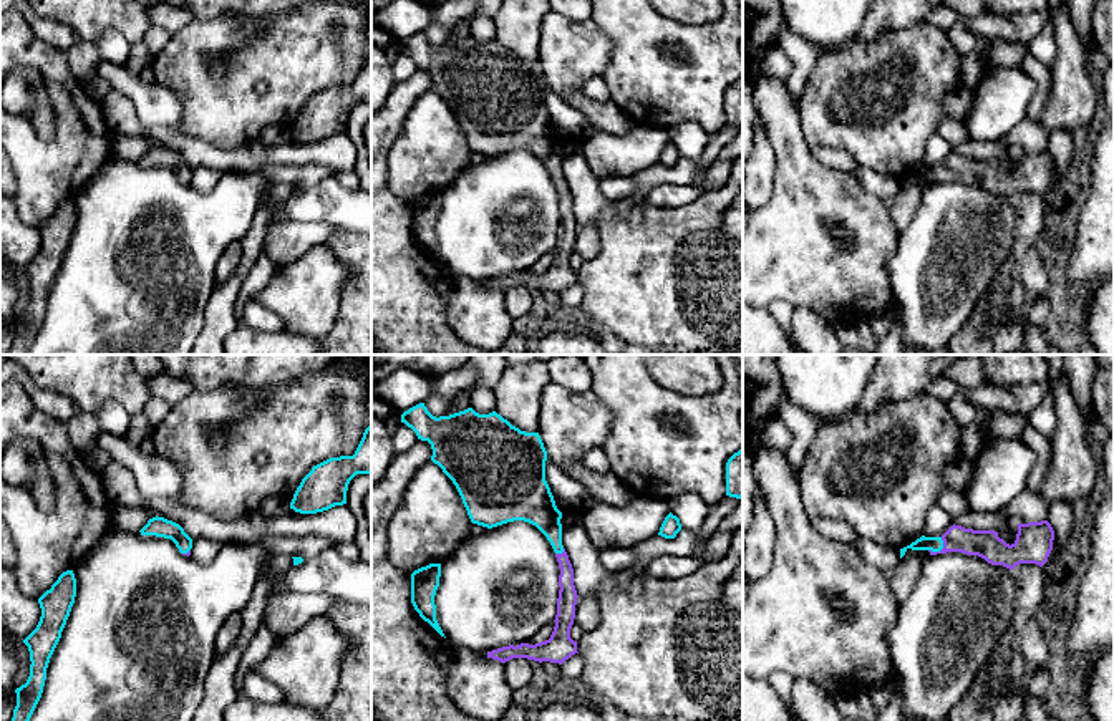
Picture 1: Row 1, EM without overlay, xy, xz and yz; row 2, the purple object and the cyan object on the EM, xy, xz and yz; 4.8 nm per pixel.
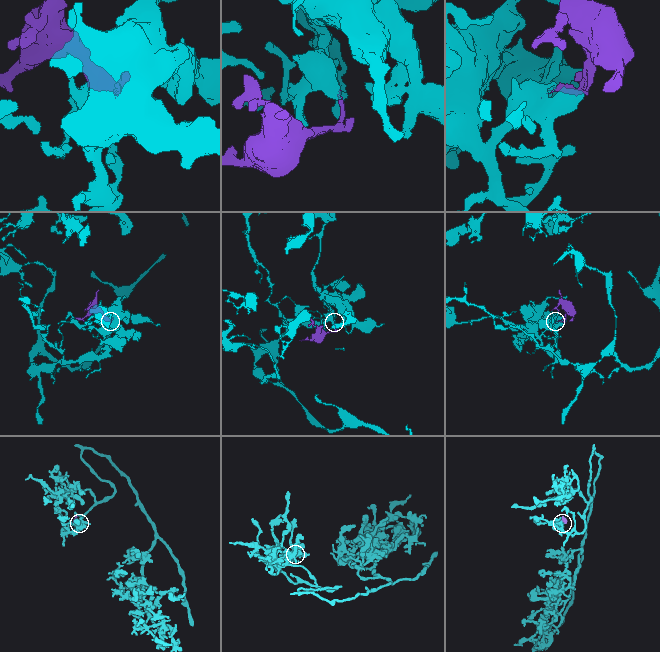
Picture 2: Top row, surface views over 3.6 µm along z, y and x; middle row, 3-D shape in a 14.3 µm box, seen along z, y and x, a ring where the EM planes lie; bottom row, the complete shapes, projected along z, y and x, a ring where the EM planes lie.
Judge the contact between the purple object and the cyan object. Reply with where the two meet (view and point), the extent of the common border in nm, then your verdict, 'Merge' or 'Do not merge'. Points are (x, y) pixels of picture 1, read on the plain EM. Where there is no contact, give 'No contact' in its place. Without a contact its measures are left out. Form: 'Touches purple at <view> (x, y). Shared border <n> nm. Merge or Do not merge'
Touches purple at yz (942, 178). Shared border 100 nm. Merge

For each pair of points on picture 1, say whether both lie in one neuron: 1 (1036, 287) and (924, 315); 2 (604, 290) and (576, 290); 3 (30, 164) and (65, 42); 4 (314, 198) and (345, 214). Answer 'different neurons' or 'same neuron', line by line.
1: different neurons
2: different neurons
3: different neurons
4: same neuron

